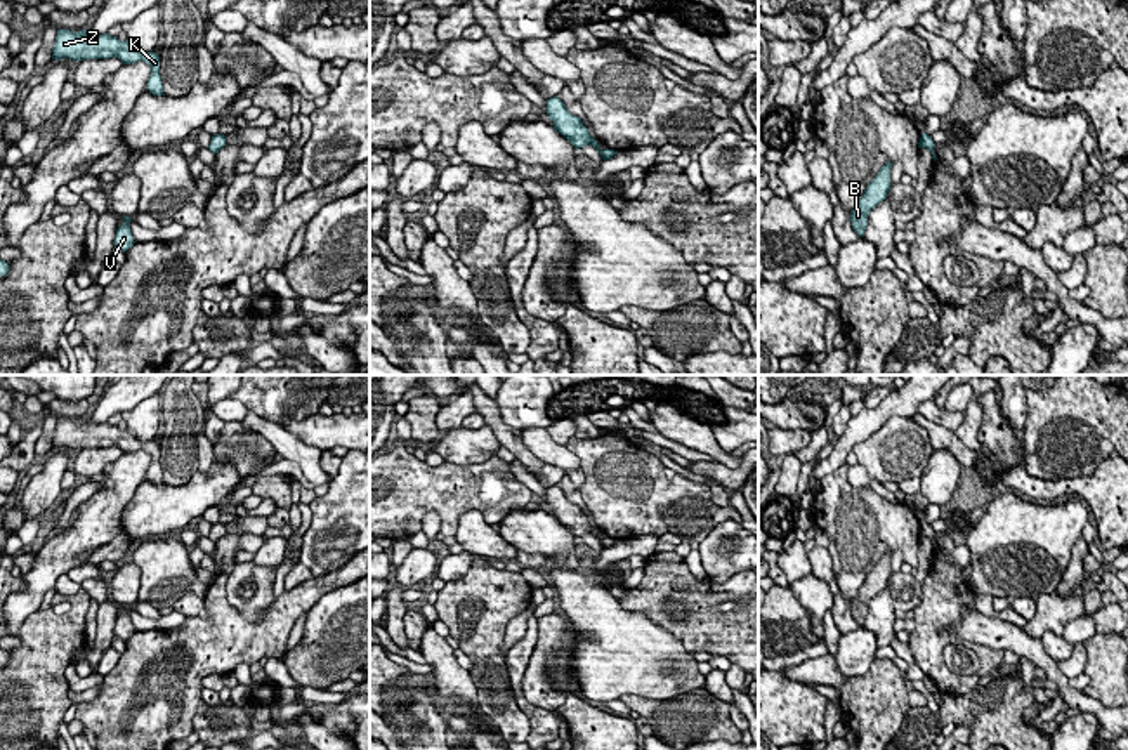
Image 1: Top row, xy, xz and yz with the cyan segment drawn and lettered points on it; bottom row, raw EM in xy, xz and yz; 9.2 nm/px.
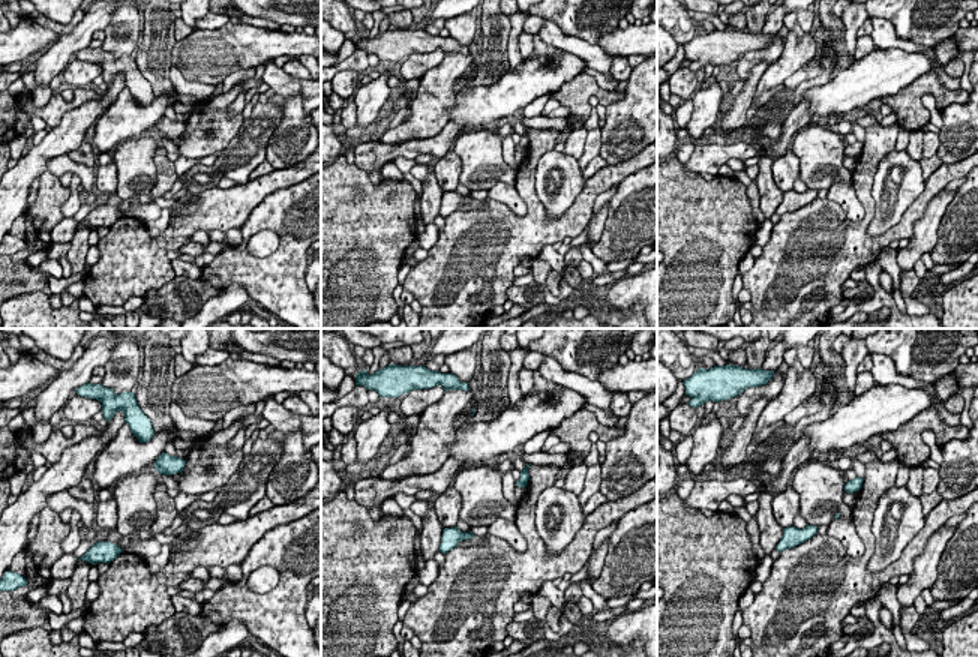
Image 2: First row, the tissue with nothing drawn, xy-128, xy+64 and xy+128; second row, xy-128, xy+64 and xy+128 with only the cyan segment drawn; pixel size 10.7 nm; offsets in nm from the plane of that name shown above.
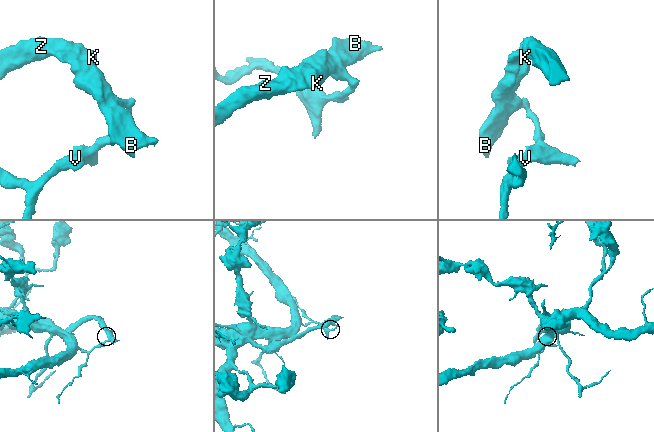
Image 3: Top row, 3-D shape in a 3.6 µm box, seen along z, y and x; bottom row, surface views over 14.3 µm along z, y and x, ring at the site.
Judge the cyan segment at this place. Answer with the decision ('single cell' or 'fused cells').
fused cells

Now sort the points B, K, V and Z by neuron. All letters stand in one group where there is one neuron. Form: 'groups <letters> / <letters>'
groups B K Z / V

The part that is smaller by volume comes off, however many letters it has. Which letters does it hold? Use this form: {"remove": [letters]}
{"remove": ["B", "K", "Z"]}

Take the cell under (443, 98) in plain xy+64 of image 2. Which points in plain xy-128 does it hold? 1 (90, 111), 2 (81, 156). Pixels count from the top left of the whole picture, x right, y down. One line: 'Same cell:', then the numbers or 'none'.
Same cell: 1

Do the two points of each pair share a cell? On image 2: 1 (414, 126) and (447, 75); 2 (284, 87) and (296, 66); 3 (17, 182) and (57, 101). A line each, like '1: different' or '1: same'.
1: same
2: different
3: different

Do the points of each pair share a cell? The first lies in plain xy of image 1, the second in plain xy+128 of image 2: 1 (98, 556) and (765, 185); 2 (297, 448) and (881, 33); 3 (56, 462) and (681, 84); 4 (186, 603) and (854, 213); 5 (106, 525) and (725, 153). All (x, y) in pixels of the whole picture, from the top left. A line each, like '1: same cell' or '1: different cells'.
1: different cells
2: same cell
3: different cells
4: same cell
5: different cells

